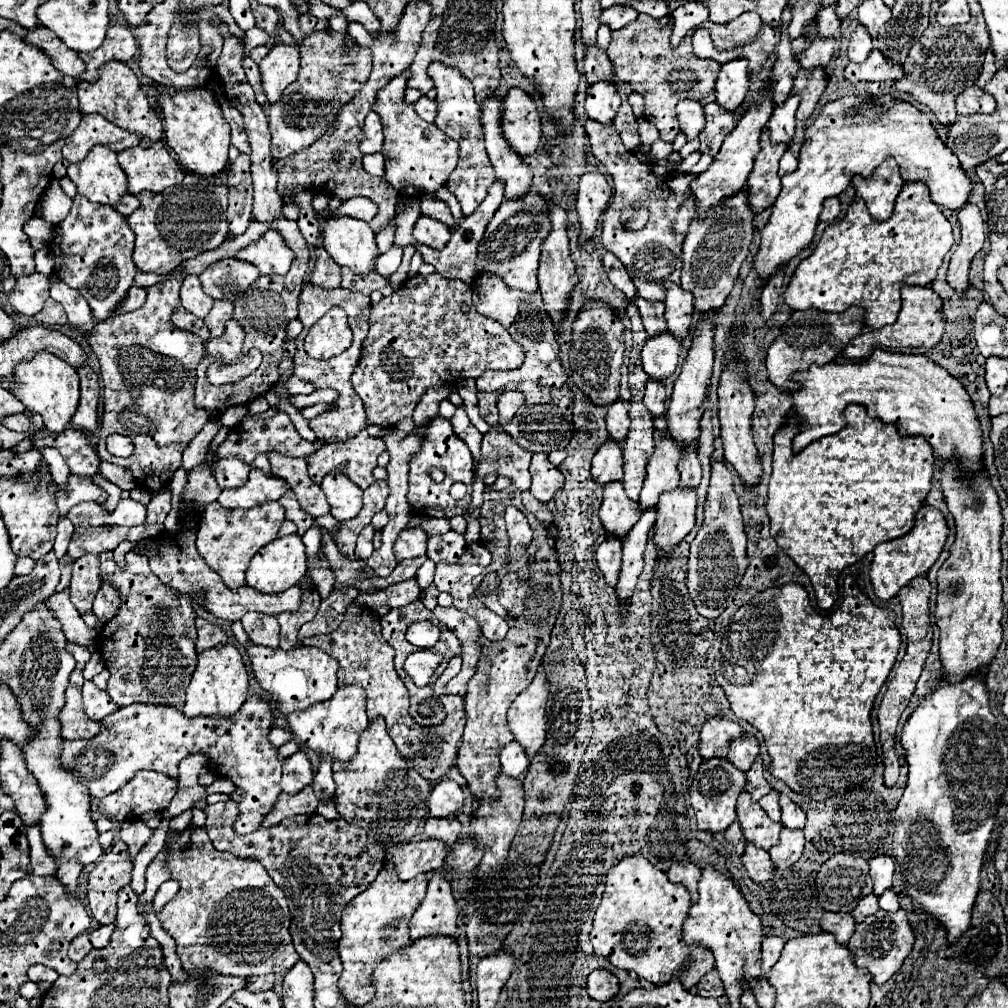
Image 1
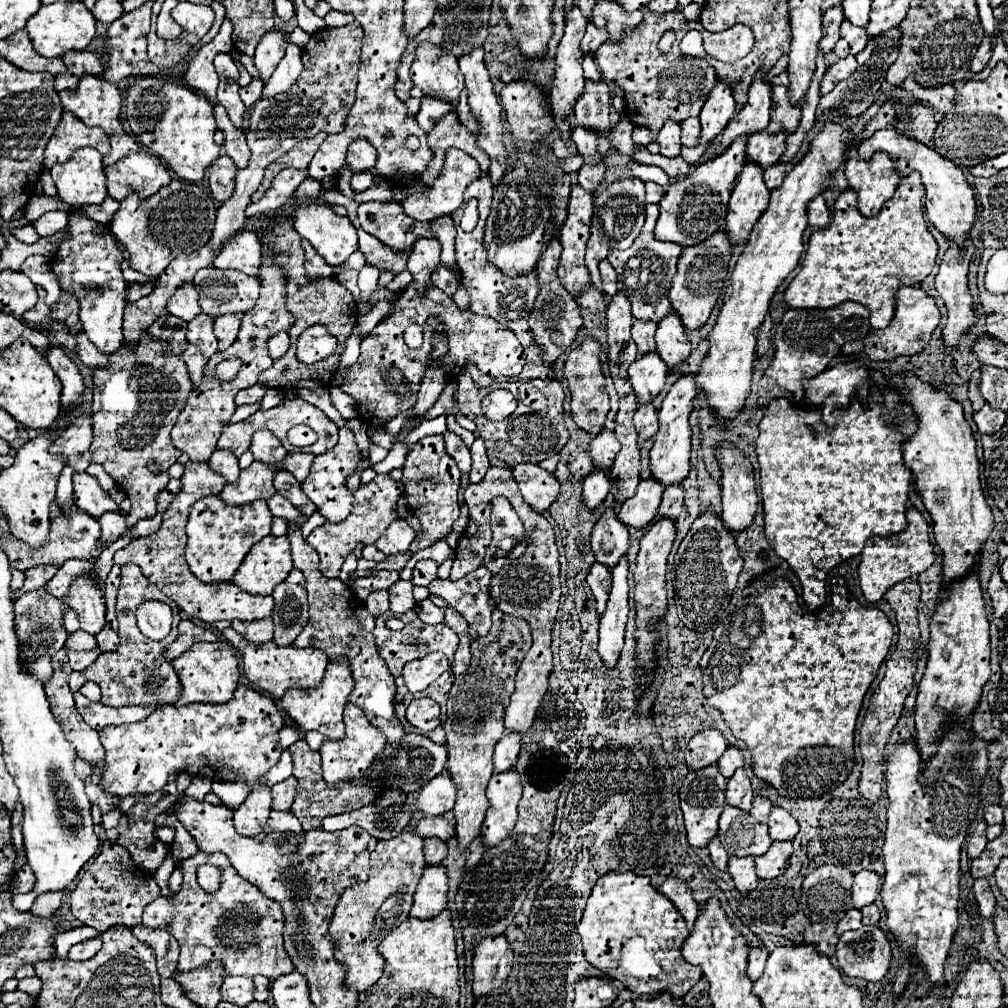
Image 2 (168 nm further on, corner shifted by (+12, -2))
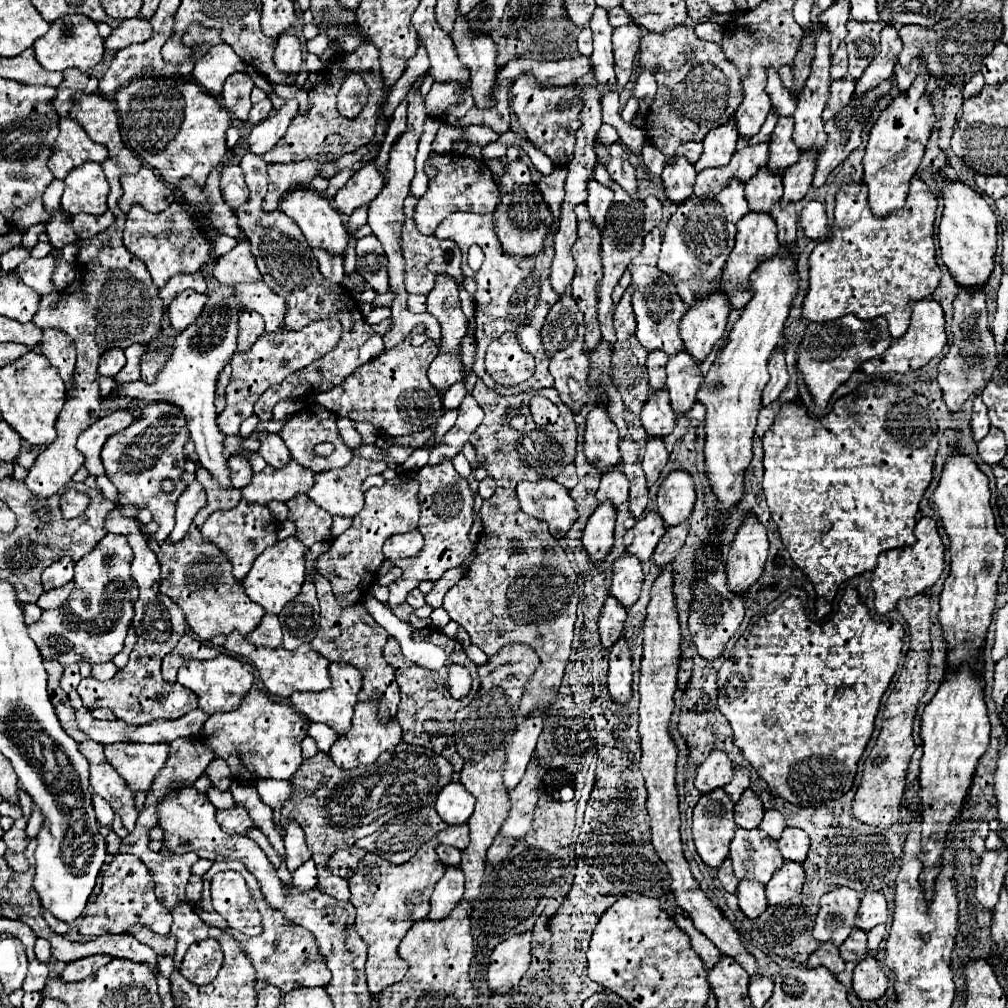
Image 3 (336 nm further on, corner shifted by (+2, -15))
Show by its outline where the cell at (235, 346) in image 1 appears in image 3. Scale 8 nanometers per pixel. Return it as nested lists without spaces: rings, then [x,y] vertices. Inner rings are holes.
[[[242,311],[242,315],[238,317],[238,353],[250,351],[250,347],[254,345],[262,331],[264,331],[262,315],[254,311]]]

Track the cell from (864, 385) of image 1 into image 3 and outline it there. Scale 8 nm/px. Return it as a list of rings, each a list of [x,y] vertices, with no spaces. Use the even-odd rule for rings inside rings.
[[[954,449],[942,467],[942,477],[932,495],[932,507],[942,519],[950,539],[950,575],[944,581],[940,595],[940,623],[948,641],[948,667],[960,663],[976,663],[976,653],[984,645],[986,629],[992,621],[998,577],[1004,569],[1006,539],[996,529],[996,519],[990,507],[988,477],[978,469],[976,461]]]

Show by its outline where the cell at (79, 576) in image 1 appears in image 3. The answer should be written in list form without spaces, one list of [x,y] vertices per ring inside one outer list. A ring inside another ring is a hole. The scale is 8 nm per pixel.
[[[74,581],[66,583],[64,587],[58,587],[58,589],[52,589],[48,593],[42,593],[40,599],[38,599],[38,605],[42,609],[56,609],[56,607],[60,607],[68,599],[68,595],[70,595],[72,589],[74,589]]]

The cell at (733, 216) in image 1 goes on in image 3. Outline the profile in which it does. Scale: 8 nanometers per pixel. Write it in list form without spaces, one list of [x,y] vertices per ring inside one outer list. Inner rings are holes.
[[[718,281],[714,293],[690,305],[680,321],[680,337],[684,341],[684,349],[690,351],[696,361],[704,361],[716,341],[724,335],[728,313],[730,305],[722,291],[722,281]]]

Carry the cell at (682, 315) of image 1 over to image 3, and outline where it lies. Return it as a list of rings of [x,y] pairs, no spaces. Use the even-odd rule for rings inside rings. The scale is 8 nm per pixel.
[[[678,353],[668,359],[666,373],[666,387],[670,393],[672,407],[676,413],[686,413],[696,401],[696,391],[704,379],[702,371],[698,369],[698,363],[690,359],[688,353]]]

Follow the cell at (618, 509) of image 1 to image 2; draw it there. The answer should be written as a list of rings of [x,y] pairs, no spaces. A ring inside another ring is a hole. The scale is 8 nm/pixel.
[[[606,510],[592,530],[592,550],[600,564],[614,568],[618,560],[630,548],[630,534],[624,524],[616,518],[616,510]]]

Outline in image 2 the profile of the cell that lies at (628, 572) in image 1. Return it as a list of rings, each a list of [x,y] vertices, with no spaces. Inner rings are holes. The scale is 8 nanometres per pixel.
[[[628,560],[618,562],[612,568],[612,590],[606,612],[600,616],[600,642],[598,654],[606,668],[614,668],[618,664],[622,646],[624,646],[624,626],[628,620]]]

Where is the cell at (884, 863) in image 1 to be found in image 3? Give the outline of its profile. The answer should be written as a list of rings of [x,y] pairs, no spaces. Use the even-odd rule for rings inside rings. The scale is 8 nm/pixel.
[[[872,891],[872,893],[864,895],[854,925],[858,929],[870,931],[872,927],[876,927],[880,923],[886,923],[886,917],[888,917],[888,907],[886,907],[884,893],[882,891]]]

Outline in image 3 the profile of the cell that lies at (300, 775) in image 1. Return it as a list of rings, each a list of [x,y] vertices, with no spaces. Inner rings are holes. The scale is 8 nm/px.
[[[288,823],[286,825],[284,847],[286,847],[286,865],[288,865],[290,871],[298,869],[304,861],[310,859],[310,851],[306,847],[304,831],[302,831],[302,827],[298,827],[298,823]]]

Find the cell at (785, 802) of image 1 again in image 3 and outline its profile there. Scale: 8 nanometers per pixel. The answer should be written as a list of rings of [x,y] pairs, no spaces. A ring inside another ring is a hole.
[[[786,827],[782,837],[778,839],[778,849],[786,861],[802,863],[806,859],[808,847],[810,847],[810,839],[806,831],[796,829],[796,827]]]

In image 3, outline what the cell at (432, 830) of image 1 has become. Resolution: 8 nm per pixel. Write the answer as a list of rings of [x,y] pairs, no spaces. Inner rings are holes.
[[[450,825],[448,829],[436,835],[440,845],[452,845],[456,849],[464,849],[468,845],[468,825]]]

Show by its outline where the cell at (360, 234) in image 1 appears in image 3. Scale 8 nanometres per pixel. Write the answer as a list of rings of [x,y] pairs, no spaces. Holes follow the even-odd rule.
[[[312,189],[290,191],[280,203],[280,211],[284,211],[288,217],[294,219],[294,223],[302,229],[302,233],[304,233],[310,247],[320,247],[324,251],[330,251],[332,255],[344,257],[350,235],[348,235],[348,231],[346,231],[346,227],[342,223],[340,213],[330,205],[330,201],[324,195],[318,195]]]

